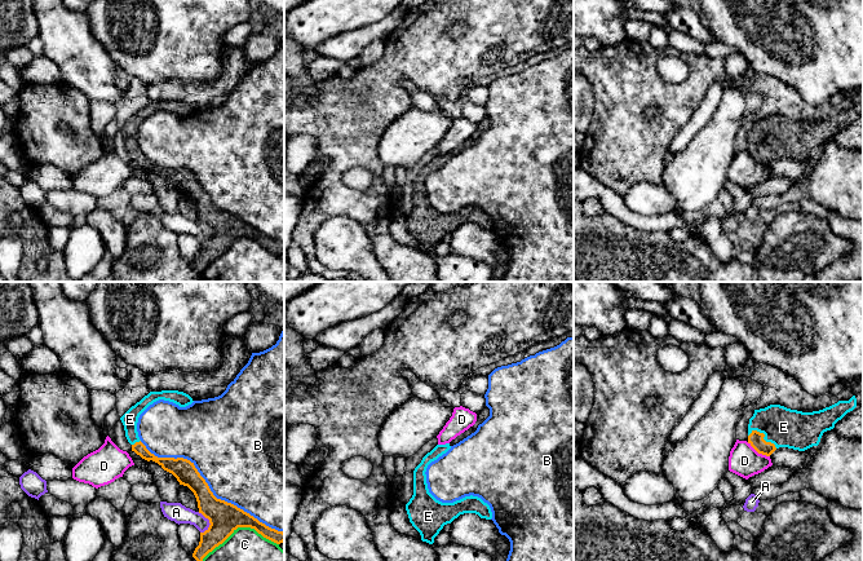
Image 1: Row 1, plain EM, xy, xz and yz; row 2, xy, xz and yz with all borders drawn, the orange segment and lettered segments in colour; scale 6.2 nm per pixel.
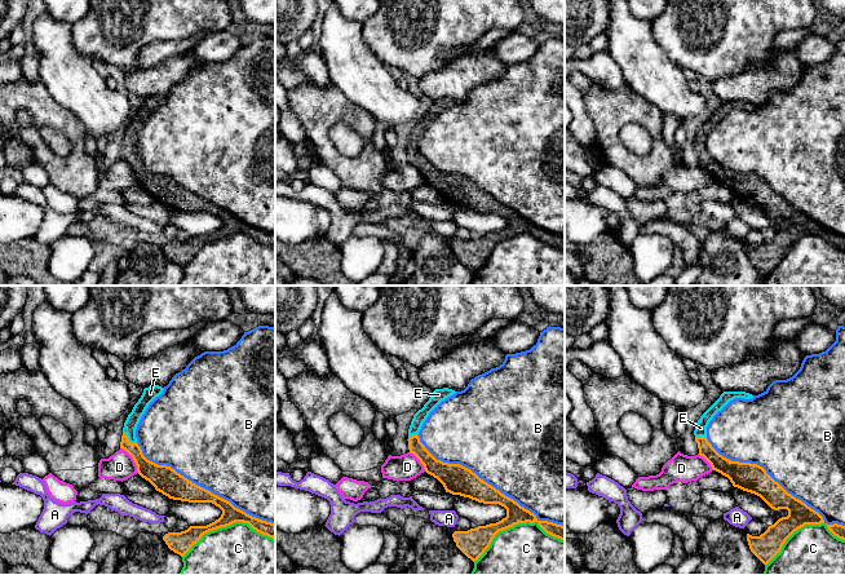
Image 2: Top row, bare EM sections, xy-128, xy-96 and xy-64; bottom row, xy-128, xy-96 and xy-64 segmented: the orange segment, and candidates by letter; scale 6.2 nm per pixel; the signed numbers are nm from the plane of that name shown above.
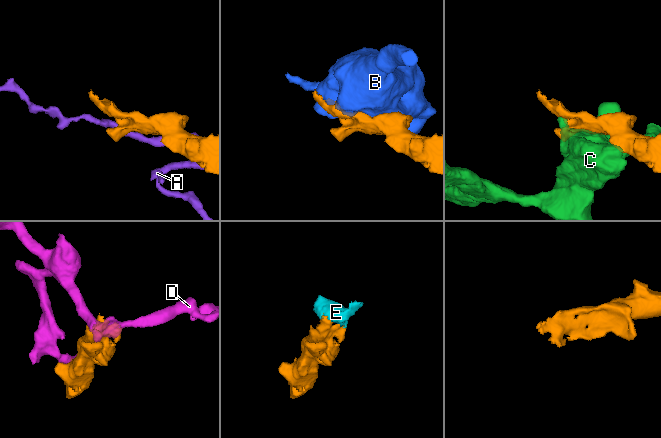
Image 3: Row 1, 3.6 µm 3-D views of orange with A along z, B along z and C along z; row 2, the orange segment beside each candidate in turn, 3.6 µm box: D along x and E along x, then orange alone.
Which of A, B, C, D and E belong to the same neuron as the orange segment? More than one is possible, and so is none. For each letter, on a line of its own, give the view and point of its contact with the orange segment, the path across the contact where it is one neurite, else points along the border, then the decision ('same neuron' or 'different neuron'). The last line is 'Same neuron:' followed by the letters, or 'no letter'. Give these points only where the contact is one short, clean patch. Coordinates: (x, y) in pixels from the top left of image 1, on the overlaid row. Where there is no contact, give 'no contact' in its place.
A: meets orange in xy at (209, 521); border along xy (198, 512), (209, 524), (203, 533); different neuron
B: meets orange in xy at (208, 487); different neuron
C: meets orange in xy at (239, 526); different neuron
D: meets orange in yz at (759, 453); different neuron
E: meets orange in yz at (764, 436); same neuron
Same neuron: E

